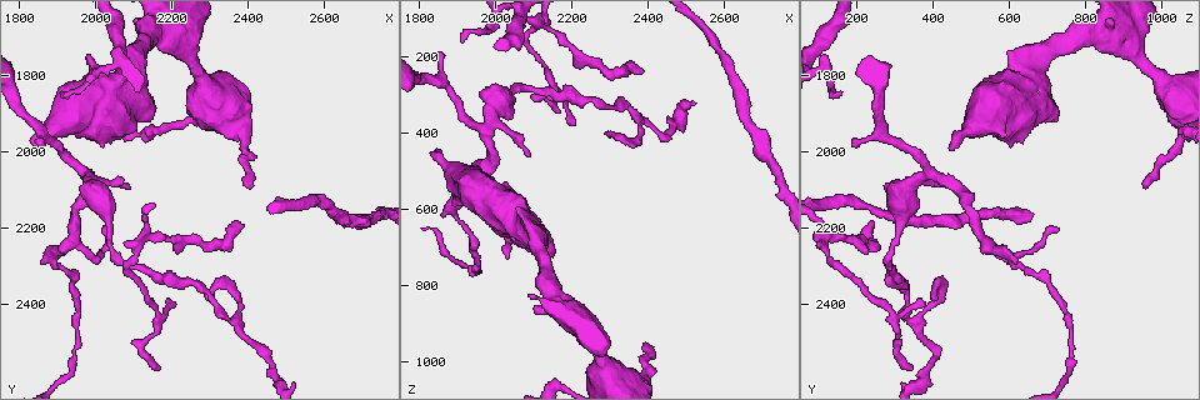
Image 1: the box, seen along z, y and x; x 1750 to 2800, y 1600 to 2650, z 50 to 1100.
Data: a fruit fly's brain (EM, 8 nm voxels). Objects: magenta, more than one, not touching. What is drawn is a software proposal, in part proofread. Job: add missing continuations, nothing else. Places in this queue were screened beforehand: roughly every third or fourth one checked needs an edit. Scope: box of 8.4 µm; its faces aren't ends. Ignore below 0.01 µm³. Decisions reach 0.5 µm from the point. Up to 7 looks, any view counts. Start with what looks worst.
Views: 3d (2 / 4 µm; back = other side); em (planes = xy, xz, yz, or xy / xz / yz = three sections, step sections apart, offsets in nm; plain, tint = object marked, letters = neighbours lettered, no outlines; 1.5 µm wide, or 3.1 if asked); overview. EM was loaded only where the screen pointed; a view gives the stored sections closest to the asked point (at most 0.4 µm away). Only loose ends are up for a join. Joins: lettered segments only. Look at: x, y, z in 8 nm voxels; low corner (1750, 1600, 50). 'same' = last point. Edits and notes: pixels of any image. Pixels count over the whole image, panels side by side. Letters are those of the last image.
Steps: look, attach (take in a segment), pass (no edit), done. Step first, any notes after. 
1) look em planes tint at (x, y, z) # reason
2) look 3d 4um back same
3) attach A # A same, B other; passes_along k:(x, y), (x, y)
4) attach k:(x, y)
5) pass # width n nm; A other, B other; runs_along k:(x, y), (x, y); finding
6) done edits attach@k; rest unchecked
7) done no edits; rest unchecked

look 3d 2um at (2290, 2385, 400) # tapers out

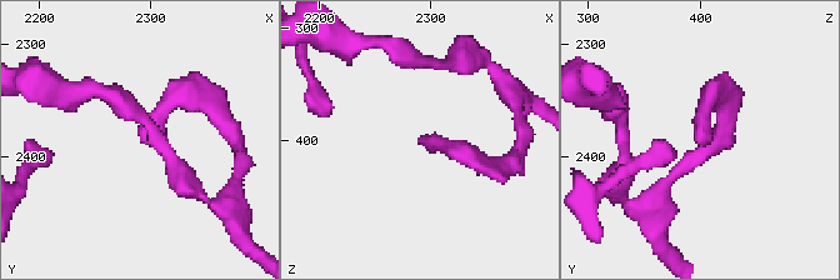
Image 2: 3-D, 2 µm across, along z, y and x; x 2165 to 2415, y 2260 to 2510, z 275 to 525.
look em planes letters at (2296, 2384, 406)

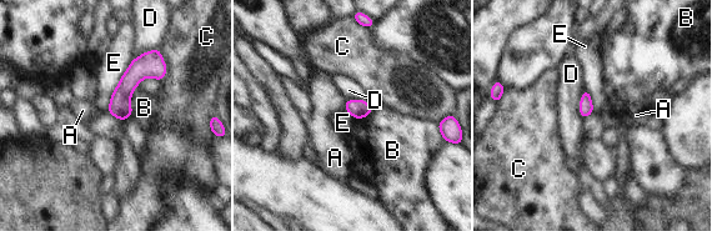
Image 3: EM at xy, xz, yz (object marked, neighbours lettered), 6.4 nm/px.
pass # A other, B other, C other, D other, E other; runs_along 3:(156, 53), (128, 83), (116, 114); none of them fits

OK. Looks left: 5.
look 3d 2um at (2085, 2090, 460)

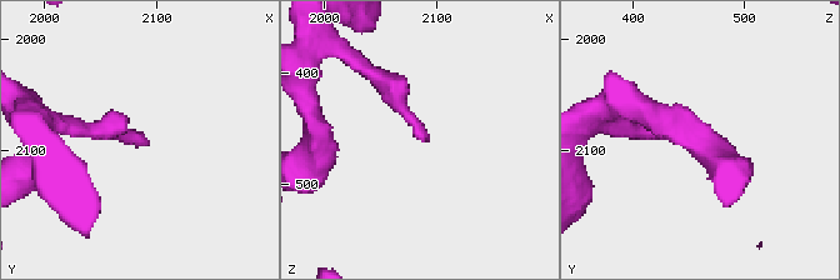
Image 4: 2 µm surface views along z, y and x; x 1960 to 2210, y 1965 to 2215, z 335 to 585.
look em xy step 4 tint at (2088, 2094, 456)

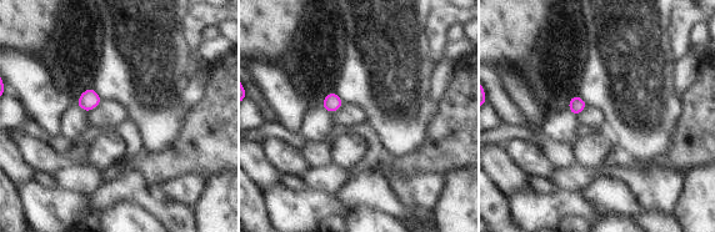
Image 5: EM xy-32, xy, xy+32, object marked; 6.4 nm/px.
look em planes letters same # cut it another way

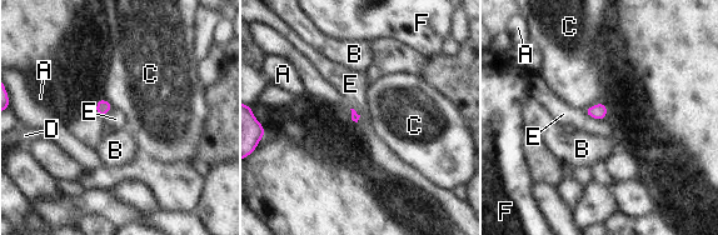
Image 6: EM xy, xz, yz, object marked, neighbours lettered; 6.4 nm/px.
pass # A other, B other, C other, D other, E other, F other; border 6:(583, 111), (591, 116), (606, 119); none of them fits

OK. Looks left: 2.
look em planes tint at (1850, 1990, 195) # branch stops here

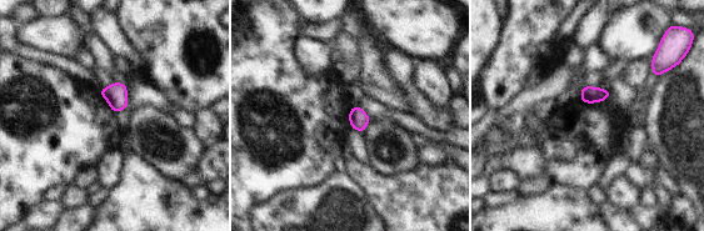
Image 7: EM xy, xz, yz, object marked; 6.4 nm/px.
look em planes letters same

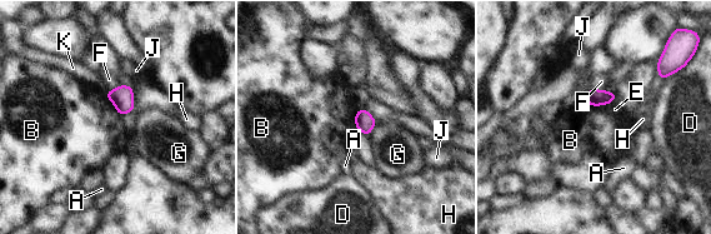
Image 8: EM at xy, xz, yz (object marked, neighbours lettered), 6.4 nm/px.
pass # A other, B other, D other, E other, F other, G other, H other, J other, K other; border 8:(105, 93), (105, 96), (120, 115); none of them fits

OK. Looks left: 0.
done no edits; rest unchecked

